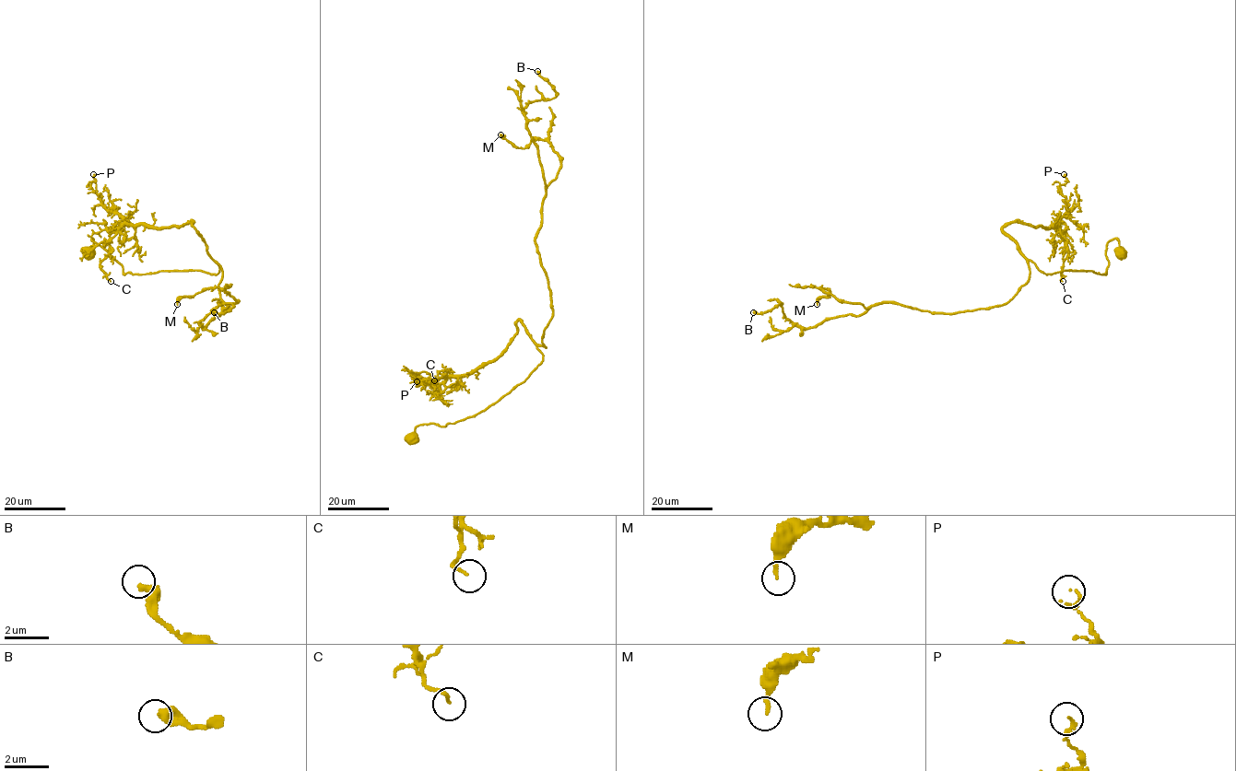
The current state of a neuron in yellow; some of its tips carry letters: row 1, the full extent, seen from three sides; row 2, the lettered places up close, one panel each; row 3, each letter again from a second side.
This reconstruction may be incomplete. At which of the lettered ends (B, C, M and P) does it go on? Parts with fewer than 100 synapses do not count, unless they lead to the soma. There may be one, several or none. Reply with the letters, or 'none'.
none

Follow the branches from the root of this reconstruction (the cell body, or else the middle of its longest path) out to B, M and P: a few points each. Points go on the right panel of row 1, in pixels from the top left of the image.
B: (1120, 251), (1107, 243), (1105, 274), (1029, 260), (986, 309), (881, 302), (810, 328), (781, 303), (753, 312)
M: (1120, 251), (1107, 243), (1105, 274), (1029, 260), (986, 309), (821, 287), (817, 304)
P: (1120, 251), (1107, 243), (1105, 274), (1046, 274), (1002, 229), (1058, 225), (1064, 174)

